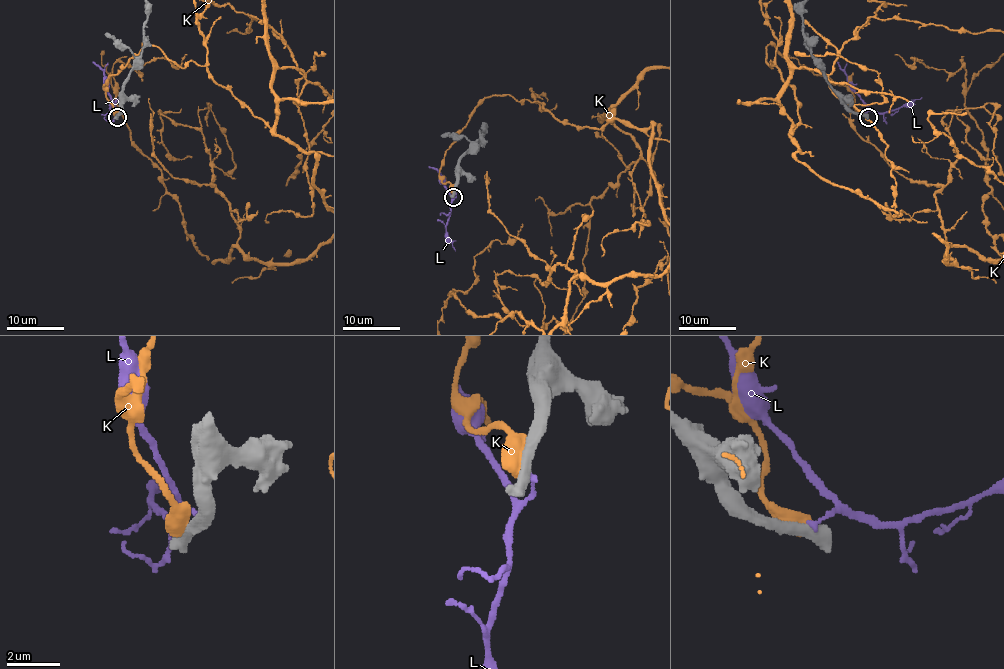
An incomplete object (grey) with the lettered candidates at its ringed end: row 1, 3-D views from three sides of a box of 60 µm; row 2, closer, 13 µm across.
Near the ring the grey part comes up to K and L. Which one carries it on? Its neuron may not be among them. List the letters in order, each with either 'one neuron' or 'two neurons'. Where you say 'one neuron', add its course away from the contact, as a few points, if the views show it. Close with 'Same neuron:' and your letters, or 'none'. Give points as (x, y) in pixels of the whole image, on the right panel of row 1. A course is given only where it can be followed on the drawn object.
K: two neurons
L: two neurons
Same neuron: none

